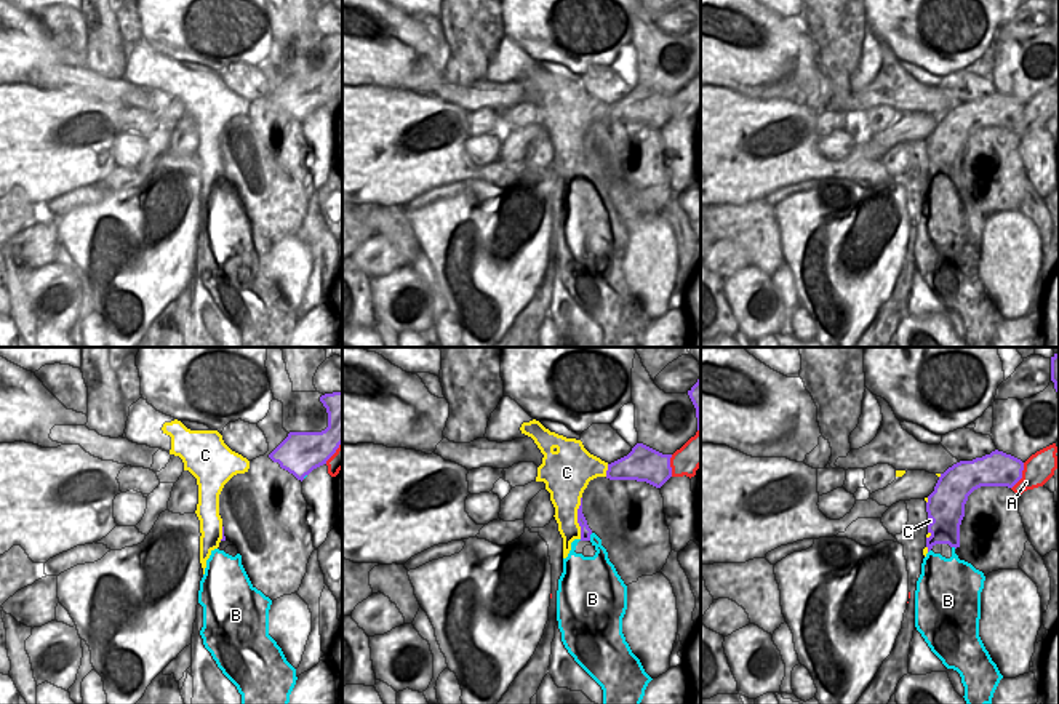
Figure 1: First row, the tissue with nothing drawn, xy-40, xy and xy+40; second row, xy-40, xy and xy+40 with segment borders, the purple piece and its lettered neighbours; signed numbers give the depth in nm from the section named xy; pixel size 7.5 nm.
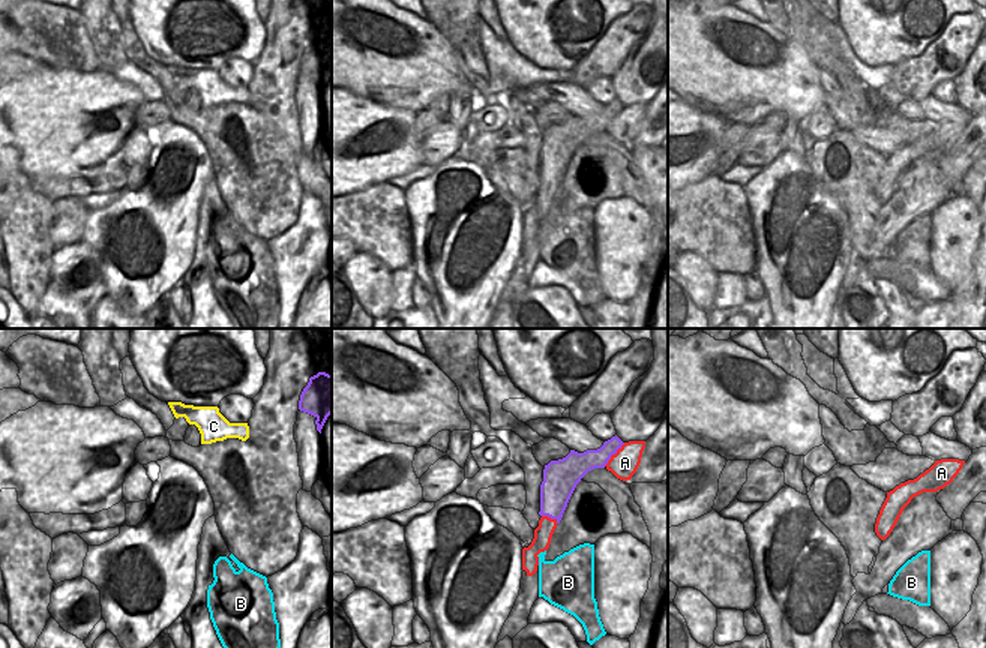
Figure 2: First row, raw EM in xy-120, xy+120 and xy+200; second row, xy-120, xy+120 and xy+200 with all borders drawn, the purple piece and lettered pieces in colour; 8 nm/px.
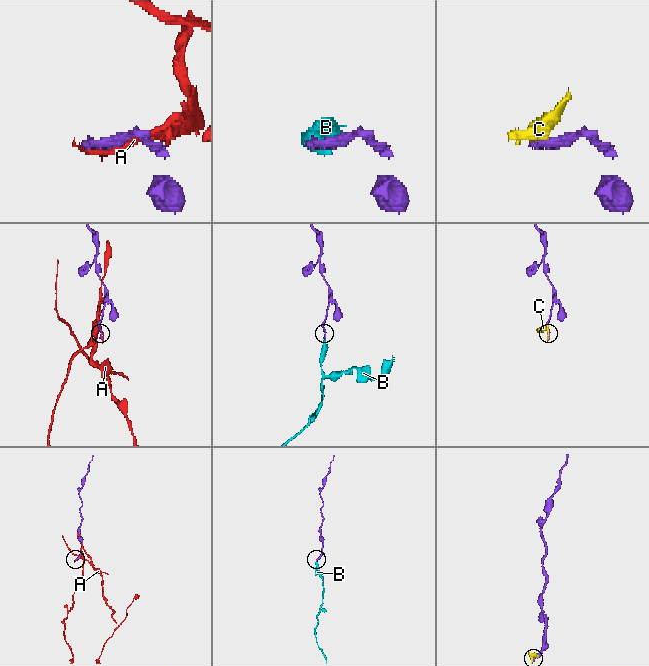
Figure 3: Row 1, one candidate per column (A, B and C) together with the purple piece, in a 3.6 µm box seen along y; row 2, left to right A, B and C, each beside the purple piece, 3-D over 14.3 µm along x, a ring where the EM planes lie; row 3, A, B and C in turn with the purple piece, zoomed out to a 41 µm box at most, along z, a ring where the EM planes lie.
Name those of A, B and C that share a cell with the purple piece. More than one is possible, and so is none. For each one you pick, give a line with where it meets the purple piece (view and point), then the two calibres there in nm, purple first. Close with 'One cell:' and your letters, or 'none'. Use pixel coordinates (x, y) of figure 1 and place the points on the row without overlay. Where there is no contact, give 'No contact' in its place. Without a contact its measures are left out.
B: Touches purple at xy (589, 178). Thickness 90 nm (purple) against 200 nm
One cell: B.

